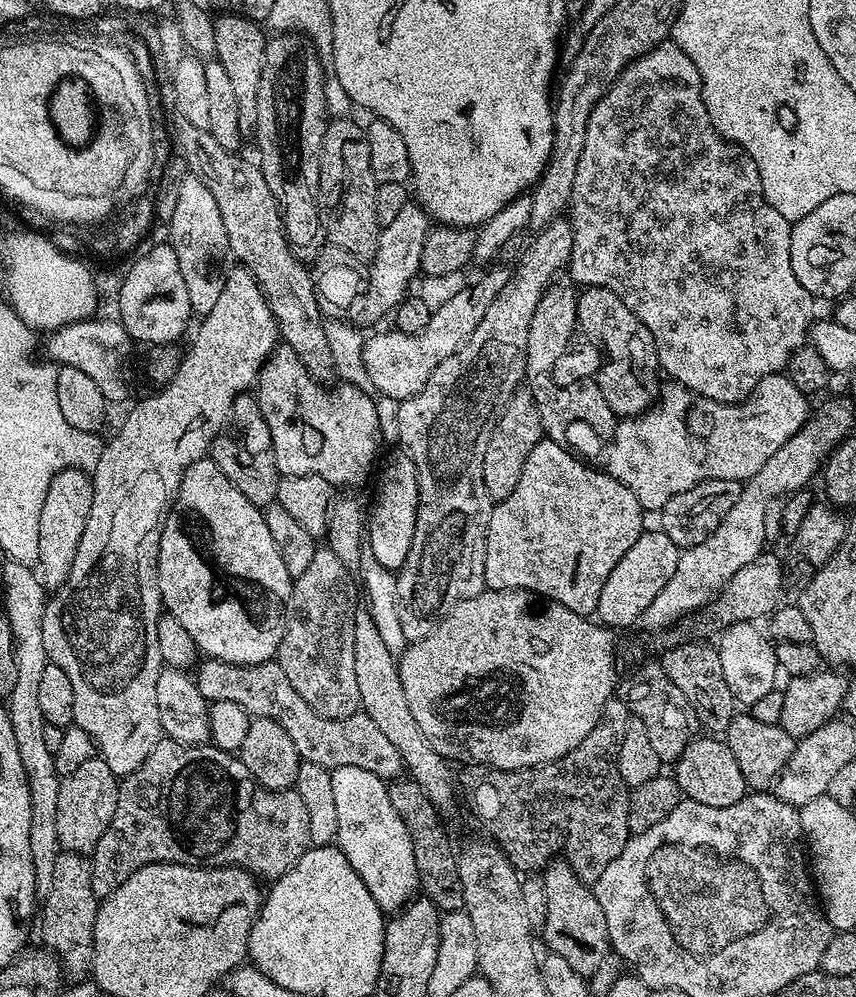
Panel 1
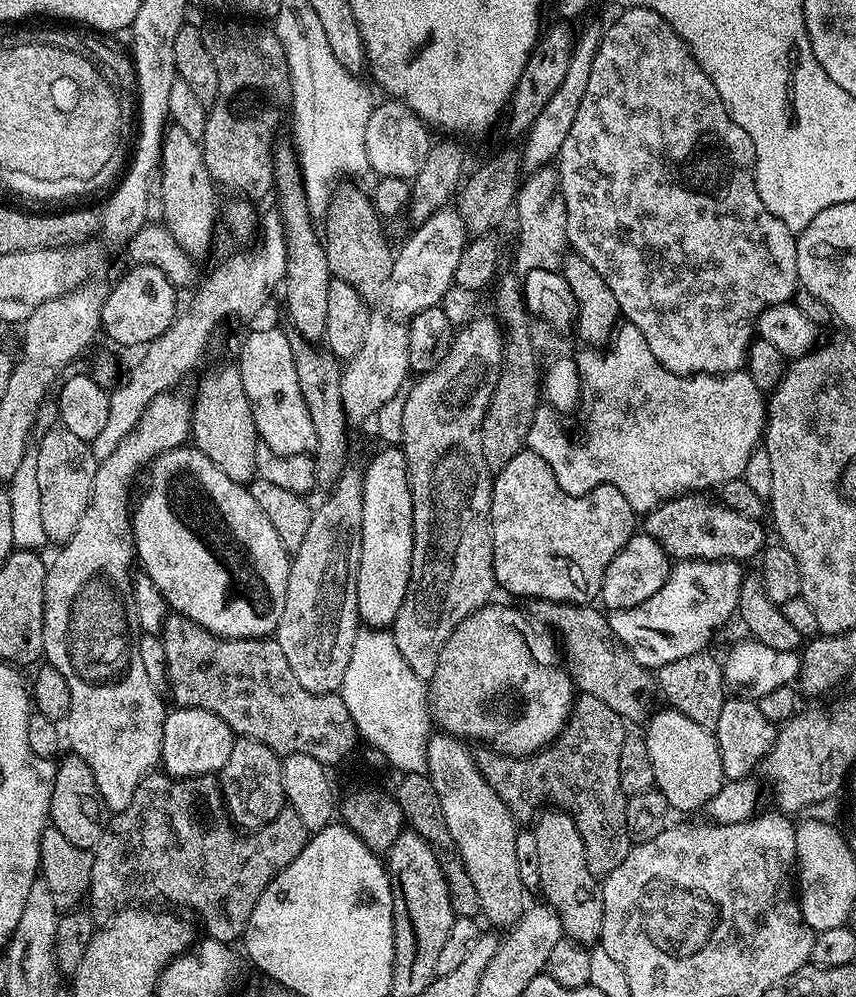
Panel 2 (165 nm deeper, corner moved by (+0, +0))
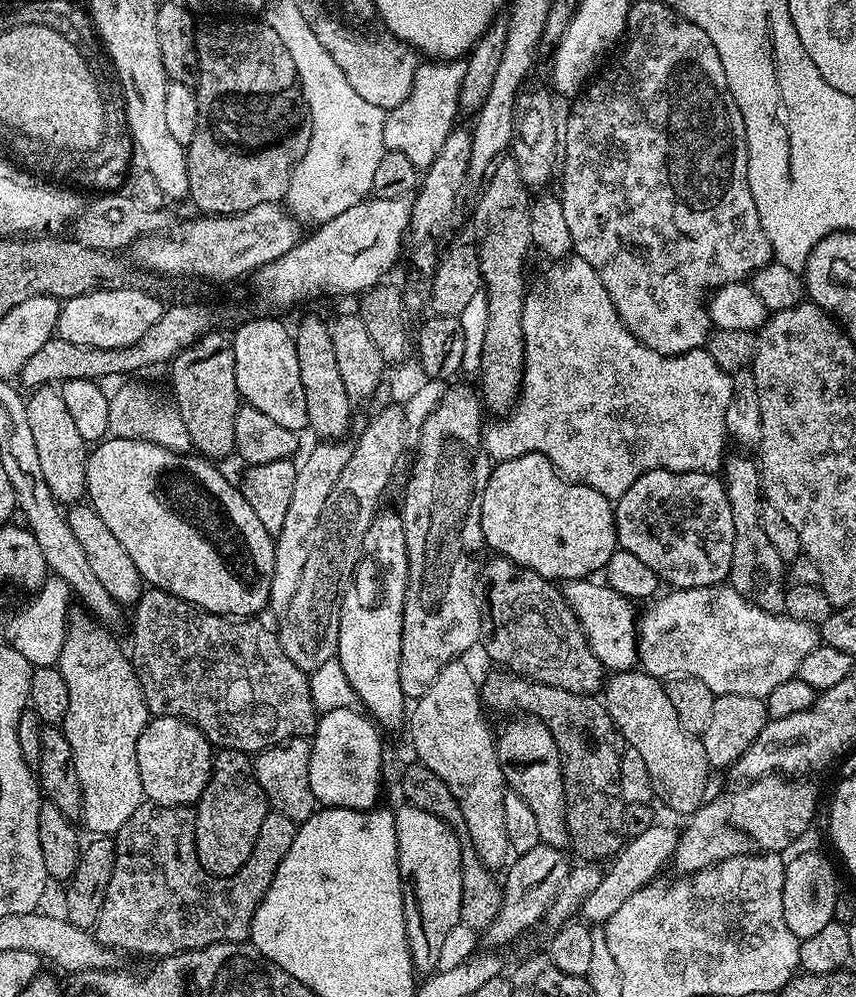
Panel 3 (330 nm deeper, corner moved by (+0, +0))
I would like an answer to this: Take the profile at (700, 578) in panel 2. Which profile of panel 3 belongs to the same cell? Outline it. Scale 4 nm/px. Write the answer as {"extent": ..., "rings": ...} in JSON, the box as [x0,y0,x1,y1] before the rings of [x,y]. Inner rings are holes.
{"extent":[563,578,638,673],"rings":[[[585,578],[563,585],[564,601],[574,610],[592,652],[609,673],[631,672],[638,664],[638,608],[603,582]],[[637,608],[637,612],[636,612]]]}

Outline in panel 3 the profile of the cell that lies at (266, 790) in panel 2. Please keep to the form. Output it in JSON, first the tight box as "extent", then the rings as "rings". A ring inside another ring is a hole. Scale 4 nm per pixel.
{"extent":[194,748,269,876],"rings":[[[233,748],[219,749],[212,757],[212,773],[194,805],[196,813],[196,853],[200,864],[215,876],[232,876],[245,864],[254,850],[254,842],[262,830],[262,822],[269,811],[268,799],[256,777],[254,760],[247,752]]]}

